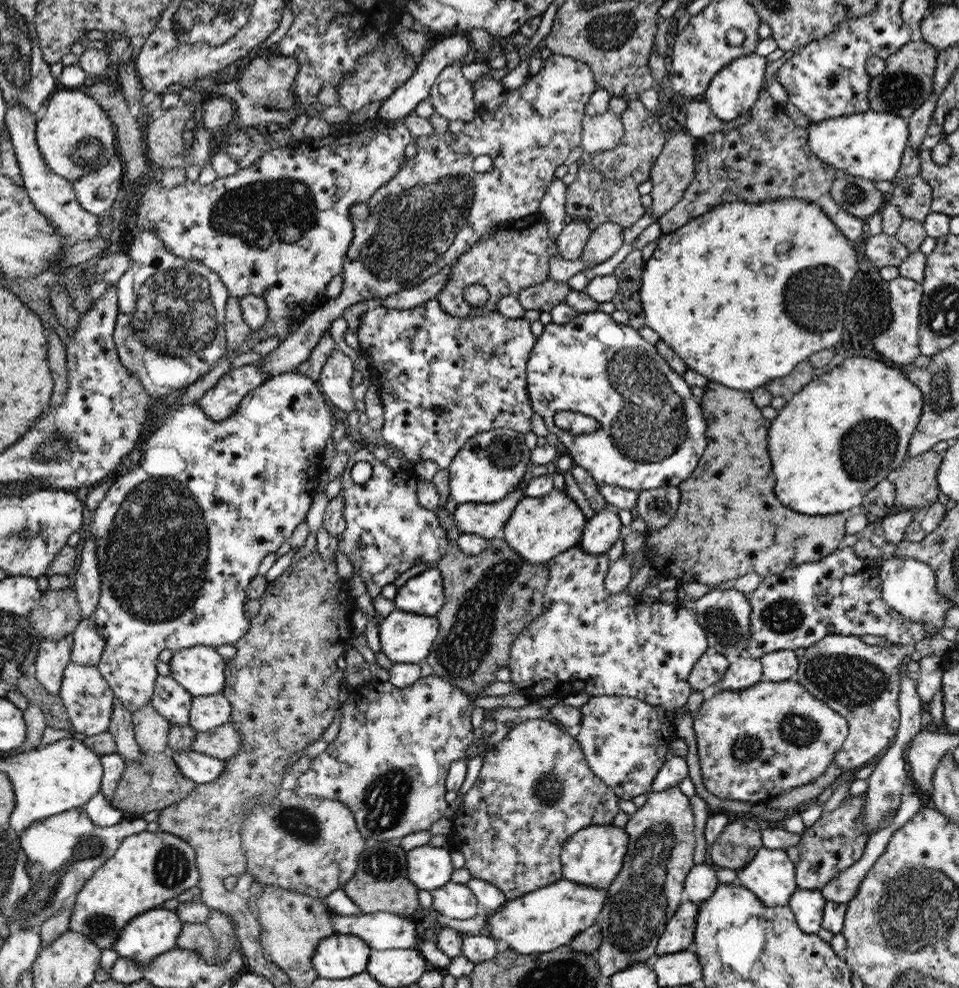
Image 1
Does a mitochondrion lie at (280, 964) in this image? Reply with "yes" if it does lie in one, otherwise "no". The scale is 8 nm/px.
no

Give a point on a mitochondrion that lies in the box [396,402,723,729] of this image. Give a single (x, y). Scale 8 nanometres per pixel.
(470, 637)

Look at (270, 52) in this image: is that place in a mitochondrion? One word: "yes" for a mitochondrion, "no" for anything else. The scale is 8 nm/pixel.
no

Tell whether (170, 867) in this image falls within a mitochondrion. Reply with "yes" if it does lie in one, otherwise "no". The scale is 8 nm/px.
yes

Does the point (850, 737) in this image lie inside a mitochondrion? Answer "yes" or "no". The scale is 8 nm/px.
no

